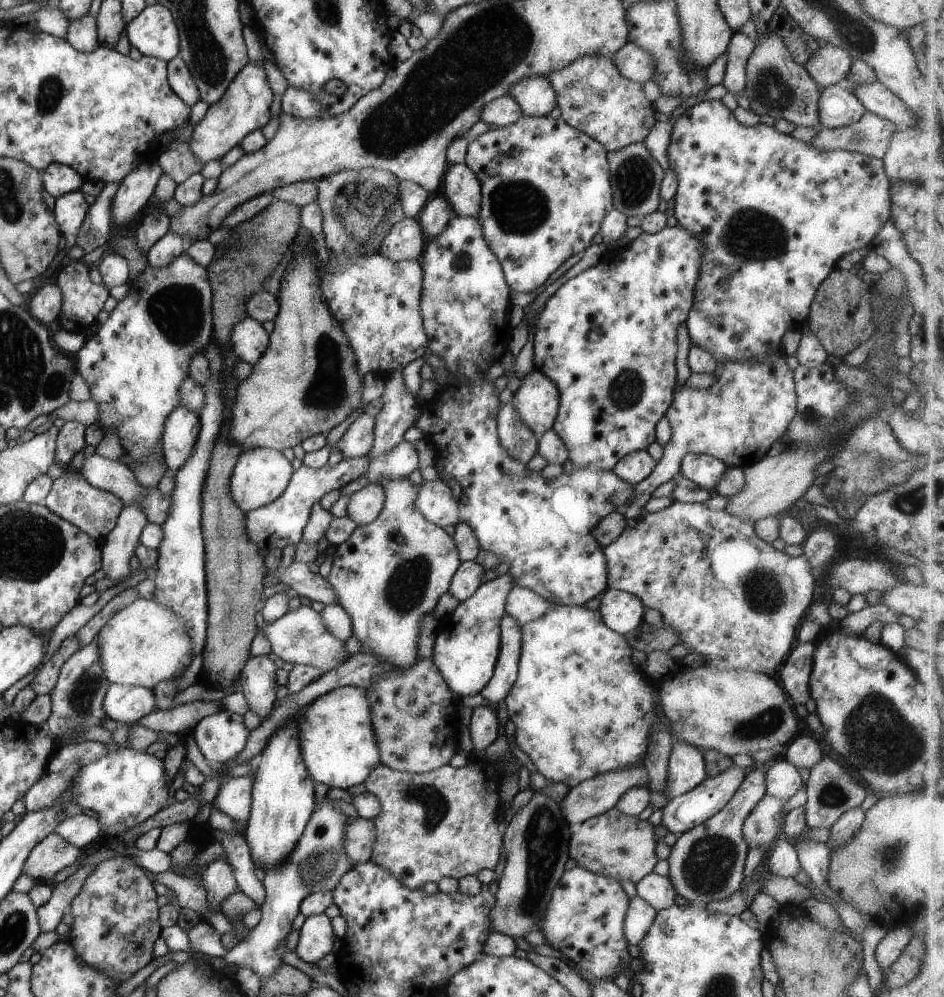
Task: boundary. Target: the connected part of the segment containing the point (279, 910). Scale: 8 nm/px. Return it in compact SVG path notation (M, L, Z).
M323 795L321 801L315 803L309 820L285 862L264 870L262 885L266 897L259 907L259 922L247 932L246 940L234 945L221 959L231 962L236 967L251 969L260 980L271 976L271 973L283 963L280 956L287 951L285 939L290 931L290 922L298 913L299 903L309 893L332 891L343 874L350 869L343 838L348 817L337 809L336 801Z

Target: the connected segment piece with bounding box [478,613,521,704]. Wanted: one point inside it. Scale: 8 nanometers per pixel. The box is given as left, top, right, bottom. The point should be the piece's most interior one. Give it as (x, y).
(504, 672)

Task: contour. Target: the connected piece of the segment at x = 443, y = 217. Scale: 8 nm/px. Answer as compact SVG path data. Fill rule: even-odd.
M442 195L429 196L416 218L426 241L431 240L445 228L449 212L451 212L450 206Z

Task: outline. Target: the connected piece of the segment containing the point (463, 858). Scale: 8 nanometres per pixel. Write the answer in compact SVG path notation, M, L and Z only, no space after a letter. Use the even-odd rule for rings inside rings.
M470 756L463 767L455 769L447 764L426 773L394 771L379 763L362 782L365 790L377 797L380 806L378 815L372 820L376 839L370 860L410 889L421 889L425 883L437 883L443 876L460 879L485 868L494 870L499 862L503 835L497 822L501 806L498 788L505 772L510 770L502 760L482 762Z

